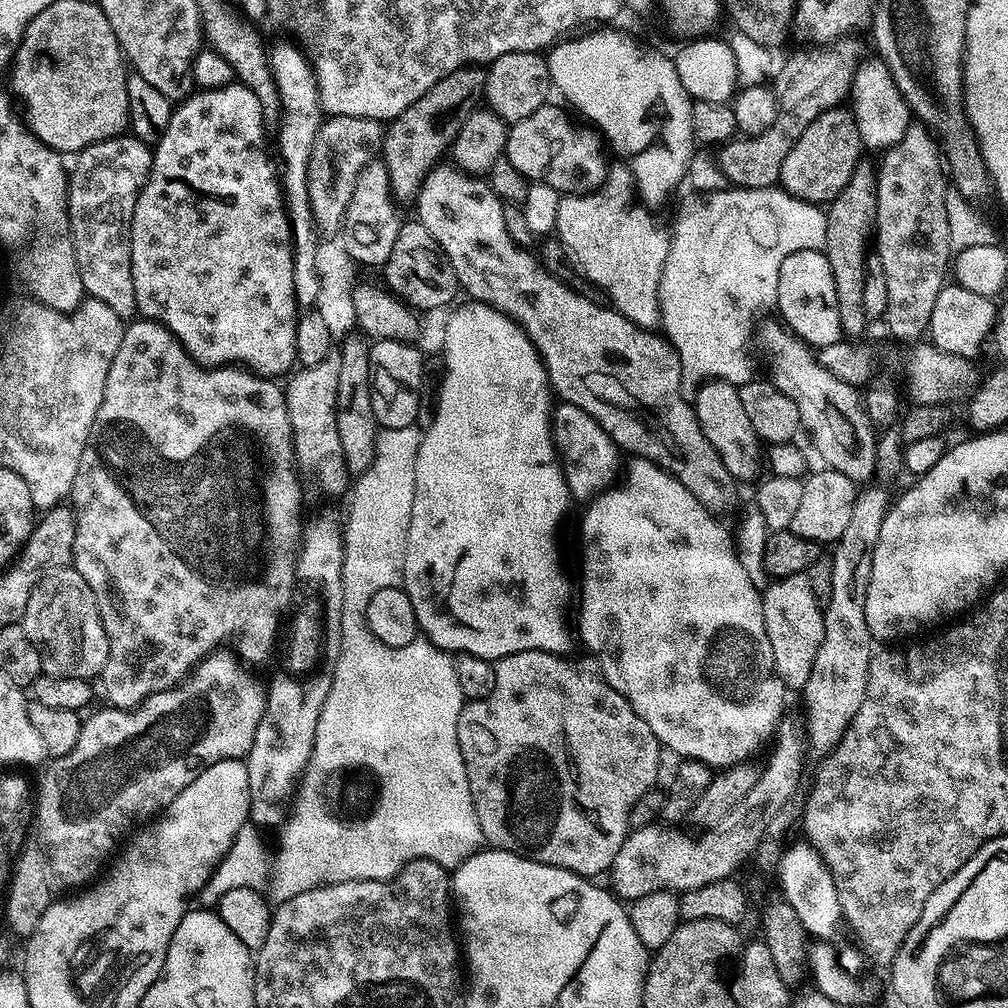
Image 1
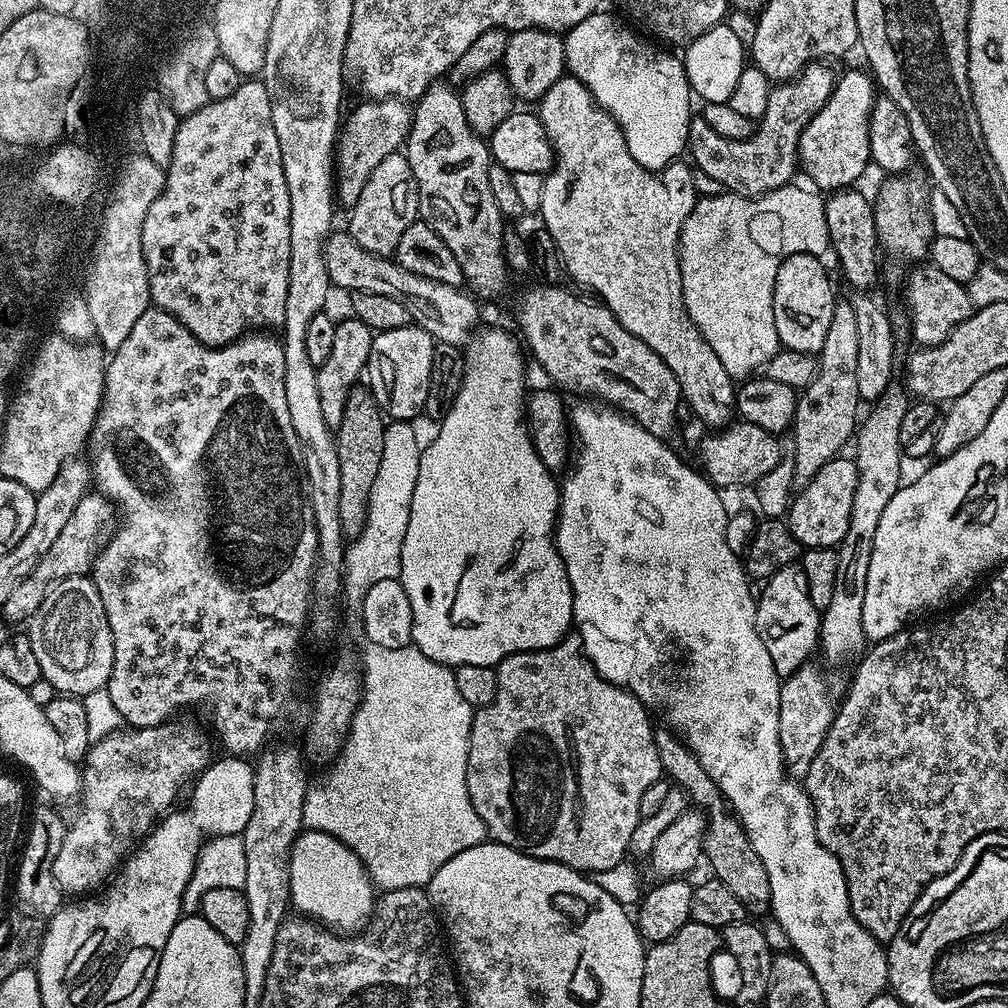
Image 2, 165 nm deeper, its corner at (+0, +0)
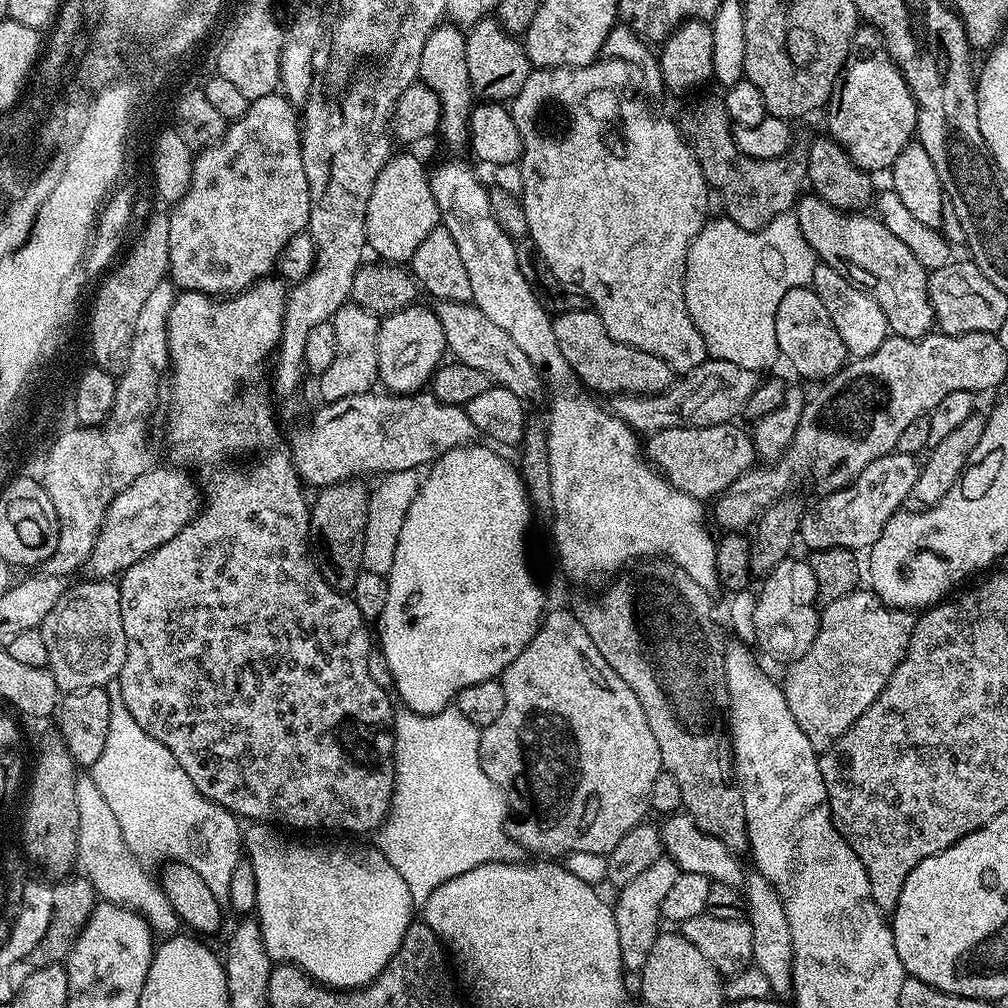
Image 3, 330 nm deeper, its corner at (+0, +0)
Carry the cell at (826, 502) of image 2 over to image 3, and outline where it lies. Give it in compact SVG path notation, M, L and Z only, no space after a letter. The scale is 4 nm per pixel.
M889 452L888 455L870 462L866 470L857 476L851 484L844 488L838 488L835 492L829 492L823 497L821 504L816 504L813 508L809 507L805 511L800 521L800 531L798 533L799 543L805 544L808 550L819 550L822 548L850 548L853 550L871 549L872 544L882 534L886 522L894 513L901 511L900 504L906 501L912 495L912 487L918 475L918 464L913 457L906 455L904 452Z

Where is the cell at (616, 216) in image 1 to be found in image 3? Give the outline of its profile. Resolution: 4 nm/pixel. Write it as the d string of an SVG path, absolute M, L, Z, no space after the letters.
M604 58L599 62L586 65L585 68L538 68L529 71L522 90L510 101L510 111L514 118L514 126L518 126L518 134L524 140L524 153L519 158L524 183L524 209L528 223L528 236L536 243L540 251L543 267L554 274L564 284L575 286L586 293L591 307L602 318L608 336L628 344L632 348L642 350L646 354L654 354L654 358L662 358L672 367L673 373L683 374L694 370L700 363L709 359L706 342L700 331L690 318L690 310L686 310L684 301L684 271L688 246L692 239L701 232L709 219L708 194L710 185L704 179L704 172L696 160L692 149L684 143L680 129L675 123L663 120L652 112L644 112L644 104L640 100L631 100L628 92L620 84L628 84L632 80L633 69L628 61L615 58Z

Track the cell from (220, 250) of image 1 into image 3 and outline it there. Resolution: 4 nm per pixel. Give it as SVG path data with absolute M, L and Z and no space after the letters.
M273 94L251 101L246 114L242 114L242 118L229 123L227 130L224 131L224 137L217 144L211 144L209 148L199 149L198 155L192 162L190 186L186 190L186 194L181 196L180 201L171 209L172 217L166 220L166 226L170 230L170 238L168 239L168 249L170 250L168 271L170 280L177 289L185 292L205 292L207 296L213 298L231 298L237 292L245 292L256 281L273 275L280 259L280 253L284 251L284 247L288 245L290 238L301 235L307 229L308 219L310 218L312 193L308 183L308 175L302 162L302 154L300 153L301 135L302 128L298 123L297 109L288 101L287 96Z

